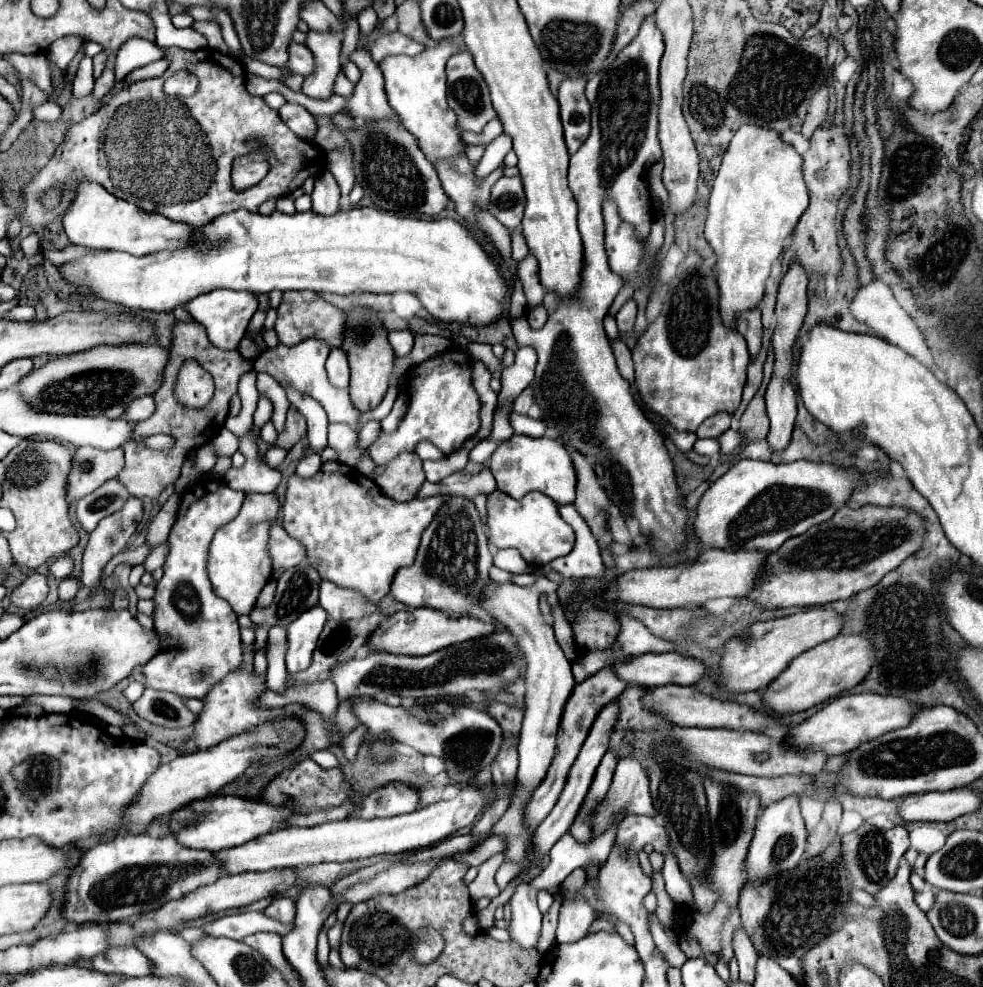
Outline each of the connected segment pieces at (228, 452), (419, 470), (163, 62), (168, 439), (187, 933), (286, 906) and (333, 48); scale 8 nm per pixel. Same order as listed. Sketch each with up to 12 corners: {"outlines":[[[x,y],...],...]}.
{"outlines":[[[223,428],[209,445],[217,457],[231,457],[239,447],[239,439]],[[399,453],[375,479],[395,501],[411,501],[425,481],[421,459]],[[162,58],[145,67],[137,68],[106,94],[103,105],[125,85],[142,79],[160,77],[169,66]],[[171,435],[141,439],[149,449],[169,451],[175,443]],[[183,927],[179,933],[185,941],[195,943],[205,937],[199,927]],[[273,897],[265,915],[289,925],[295,919],[295,901]],[[307,31],[305,45],[315,71],[303,93],[315,99],[333,95],[343,43],[339,33]]]}

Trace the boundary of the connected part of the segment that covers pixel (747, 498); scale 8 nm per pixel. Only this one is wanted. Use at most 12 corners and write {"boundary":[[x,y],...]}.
{"boundary":[[741,459],[703,493],[703,549],[777,551],[855,469]]}

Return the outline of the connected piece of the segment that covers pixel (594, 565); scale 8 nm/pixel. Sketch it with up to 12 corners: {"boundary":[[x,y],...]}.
{"boundary":[[573,505],[559,515],[575,531],[575,547],[541,567],[565,579],[603,575],[601,549]]}

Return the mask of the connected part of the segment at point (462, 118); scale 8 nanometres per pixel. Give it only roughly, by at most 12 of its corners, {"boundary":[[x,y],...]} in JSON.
{"boundary":[[469,51],[447,61],[447,103],[463,131],[497,115]]}

